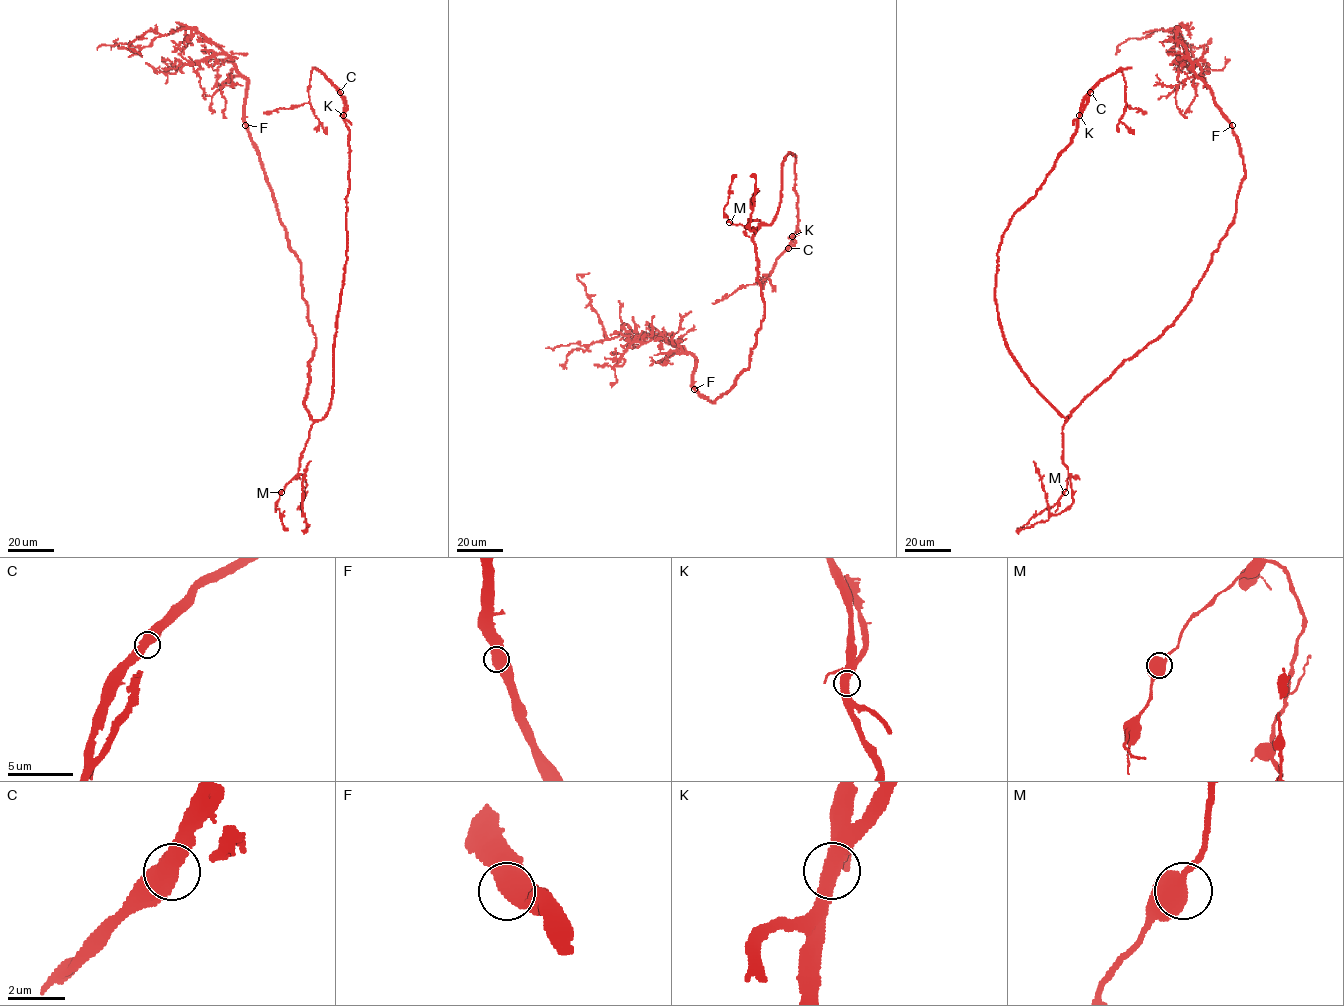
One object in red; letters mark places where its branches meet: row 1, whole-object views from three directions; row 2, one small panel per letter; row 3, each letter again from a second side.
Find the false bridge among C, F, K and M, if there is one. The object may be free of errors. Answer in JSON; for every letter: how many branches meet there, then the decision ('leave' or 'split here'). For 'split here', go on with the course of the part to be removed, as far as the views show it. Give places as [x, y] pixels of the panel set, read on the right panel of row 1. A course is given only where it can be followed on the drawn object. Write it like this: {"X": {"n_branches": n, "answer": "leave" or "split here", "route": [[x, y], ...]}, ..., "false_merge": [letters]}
{"C": {"n_branches": 2, "answer": "leave"}, "F": {"n_branches": 2, "answer": "leave"}, "K": {"n_branches": 2, "answer": "split here", "route": [[1079, 115], [1090, 96]]}, "M": {"n_branches": 2, "answer": "leave"}, "false_merge": ["K"]}

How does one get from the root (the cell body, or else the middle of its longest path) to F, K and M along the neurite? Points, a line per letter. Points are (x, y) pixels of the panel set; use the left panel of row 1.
F: (309, 375), (316, 335), (302, 297), (301, 264), (291, 249), (260, 155), (245, 125)
K: (309, 375), (305, 407), (312, 419), (321, 420), (332, 393), (336, 323), (347, 260), (350, 146), (343, 115)
M: (309, 375), (305, 407), (313, 422), (298, 473), (281, 492)

